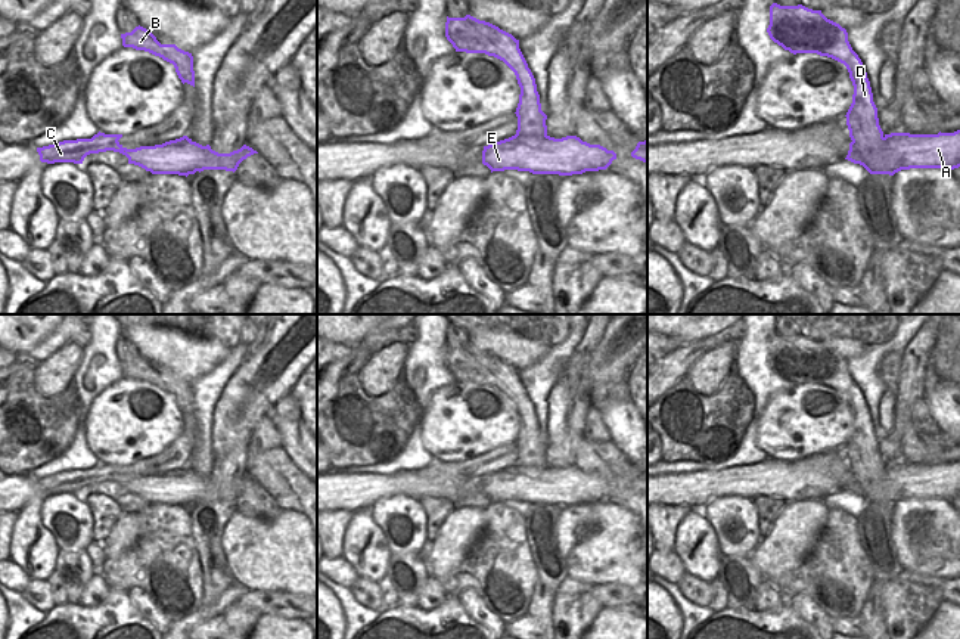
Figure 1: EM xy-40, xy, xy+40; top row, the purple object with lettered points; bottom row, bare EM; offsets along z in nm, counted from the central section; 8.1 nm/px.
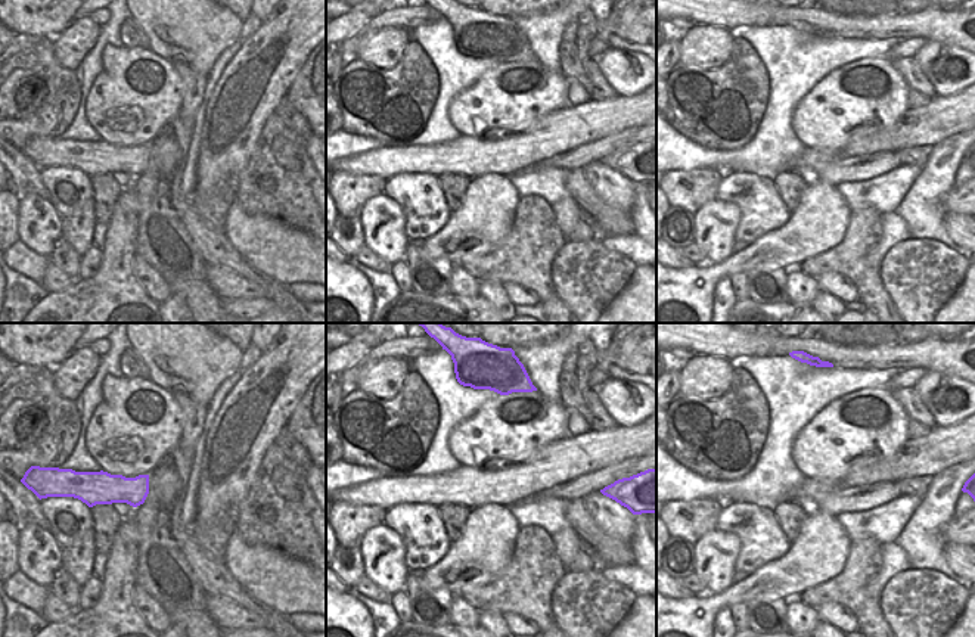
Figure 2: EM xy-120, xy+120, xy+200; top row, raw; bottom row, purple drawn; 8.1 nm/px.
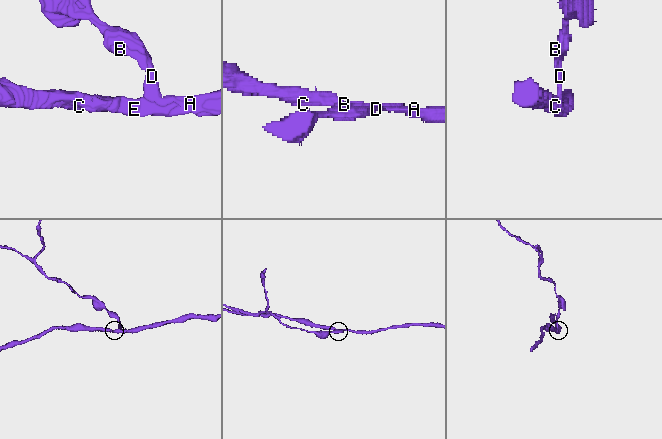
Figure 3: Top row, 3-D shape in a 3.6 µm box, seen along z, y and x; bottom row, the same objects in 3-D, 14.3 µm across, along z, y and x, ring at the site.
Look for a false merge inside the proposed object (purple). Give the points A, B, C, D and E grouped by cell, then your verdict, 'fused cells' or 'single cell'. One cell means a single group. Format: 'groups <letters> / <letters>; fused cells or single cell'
groups A C E / B D; fused cells

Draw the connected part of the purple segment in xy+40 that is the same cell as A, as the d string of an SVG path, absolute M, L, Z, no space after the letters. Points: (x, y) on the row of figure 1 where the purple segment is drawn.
M960 130L938 134L891 133L877 148L860 149L849 143L846 158L863 165L870 174L894 176L910 168L960 167Z

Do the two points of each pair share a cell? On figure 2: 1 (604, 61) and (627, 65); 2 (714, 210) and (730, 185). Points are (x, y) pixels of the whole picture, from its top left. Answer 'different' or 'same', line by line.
1: same
2: different

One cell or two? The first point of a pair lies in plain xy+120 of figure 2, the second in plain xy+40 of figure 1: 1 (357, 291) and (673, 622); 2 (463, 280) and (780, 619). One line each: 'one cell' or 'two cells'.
1: one cell
2: two cells

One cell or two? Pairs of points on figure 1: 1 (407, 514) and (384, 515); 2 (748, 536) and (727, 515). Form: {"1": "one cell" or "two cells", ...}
{"1": "one cell", "2": "one cell"}

